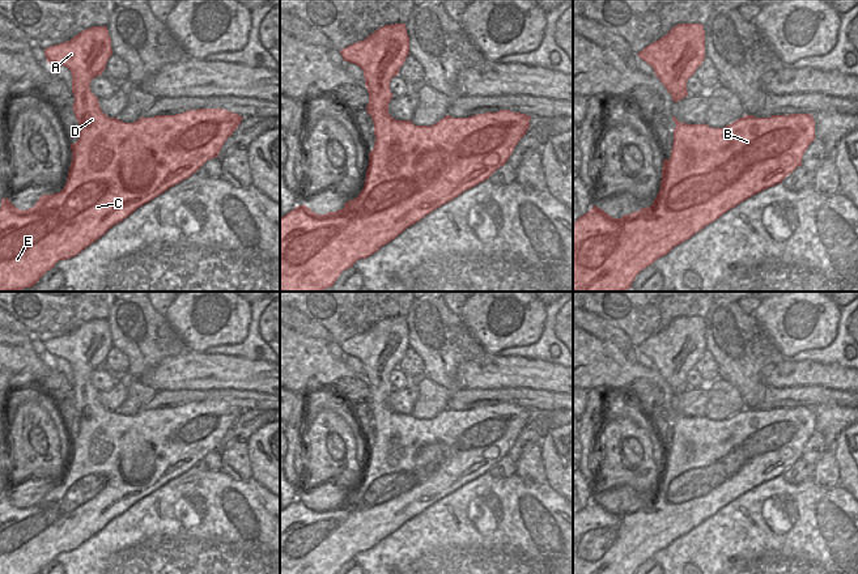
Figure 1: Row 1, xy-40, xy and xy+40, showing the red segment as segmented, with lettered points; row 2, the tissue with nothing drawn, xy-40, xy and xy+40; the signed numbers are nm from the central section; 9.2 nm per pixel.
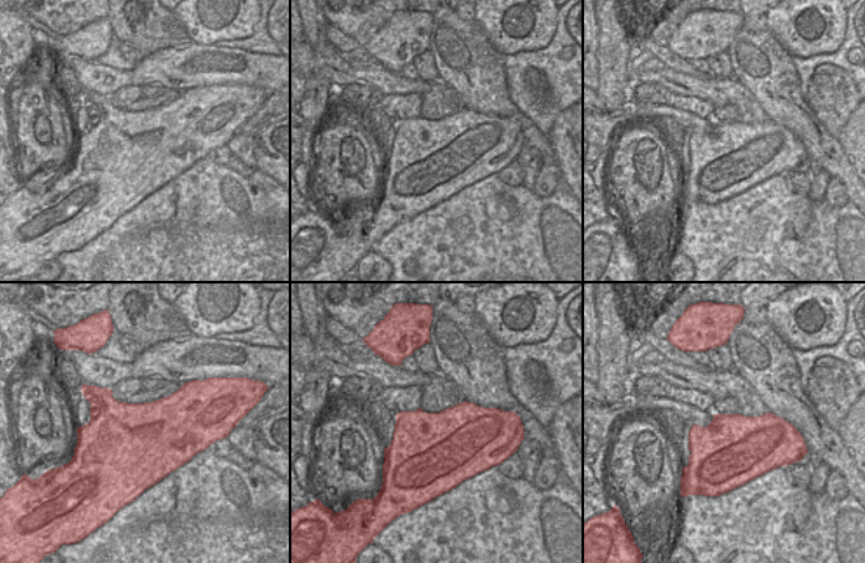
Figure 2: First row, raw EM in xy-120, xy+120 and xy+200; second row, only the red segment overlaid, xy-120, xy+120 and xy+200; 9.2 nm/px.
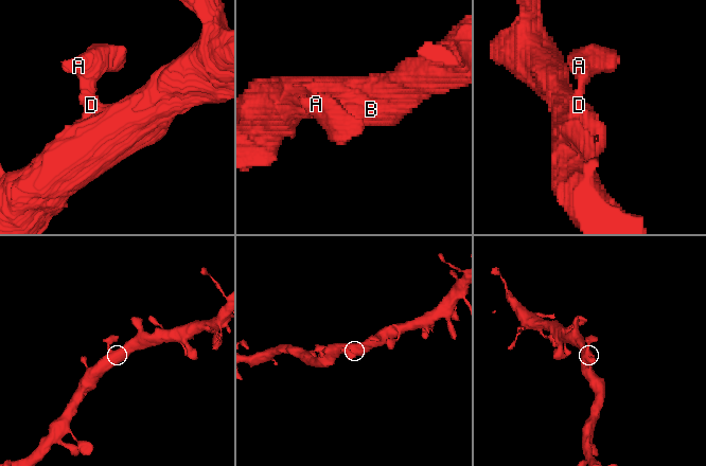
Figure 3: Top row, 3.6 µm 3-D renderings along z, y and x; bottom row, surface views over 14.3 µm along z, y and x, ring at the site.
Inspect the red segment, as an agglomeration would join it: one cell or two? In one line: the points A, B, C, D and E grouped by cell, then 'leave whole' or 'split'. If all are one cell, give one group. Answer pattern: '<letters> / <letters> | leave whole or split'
A B C D E | leave whole

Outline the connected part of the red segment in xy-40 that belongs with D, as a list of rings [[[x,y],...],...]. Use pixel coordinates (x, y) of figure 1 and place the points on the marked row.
[[[93,26],[78,33],[68,42],[44,50],[47,63],[64,65],[72,73],[72,106],[80,124],[80,137],[71,144],[72,162],[64,188],[58,194],[42,195],[33,208],[21,211],[9,199],[1,199],[0,207],[0,292],[18,292],[33,288],[59,260],[78,255],[99,239],[114,225],[122,222],[137,208],[152,201],[170,187],[196,173],[218,153],[229,136],[238,128],[242,116],[224,109],[188,110],[175,115],[156,115],[124,123],[102,112],[98,98],[90,90],[90,81],[101,76],[112,55],[107,26]]]

